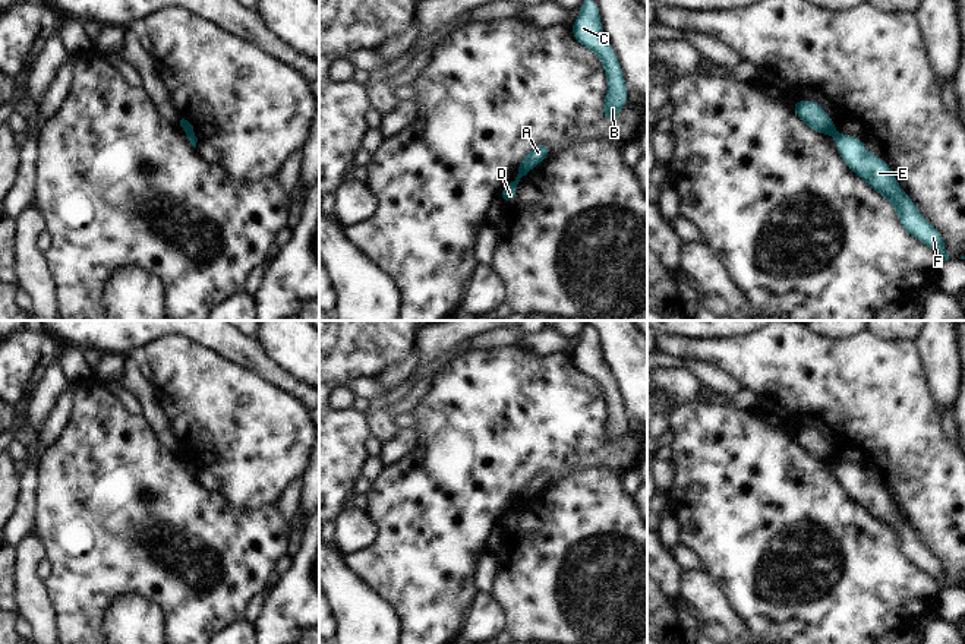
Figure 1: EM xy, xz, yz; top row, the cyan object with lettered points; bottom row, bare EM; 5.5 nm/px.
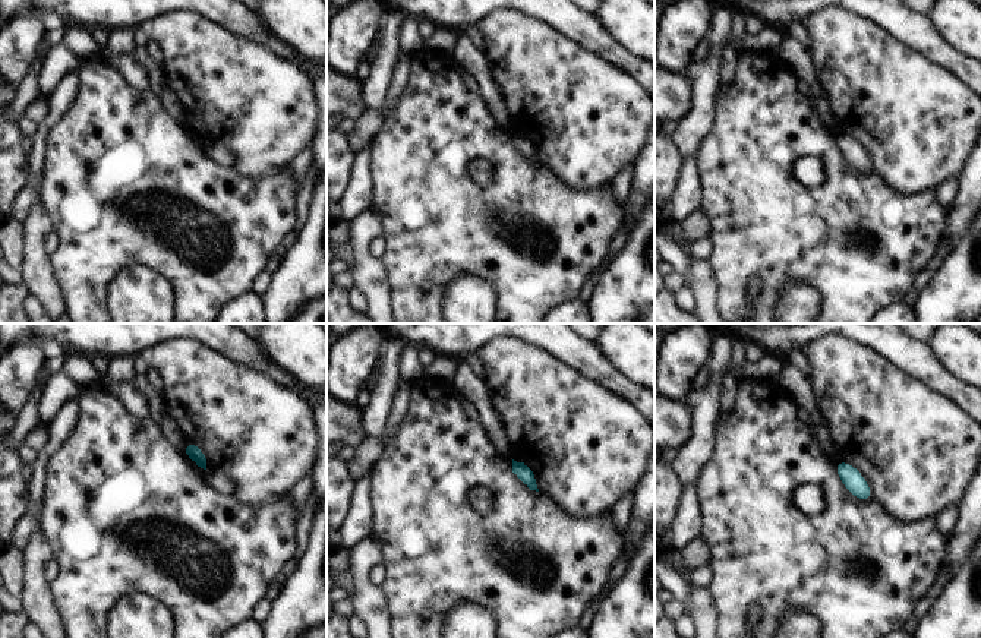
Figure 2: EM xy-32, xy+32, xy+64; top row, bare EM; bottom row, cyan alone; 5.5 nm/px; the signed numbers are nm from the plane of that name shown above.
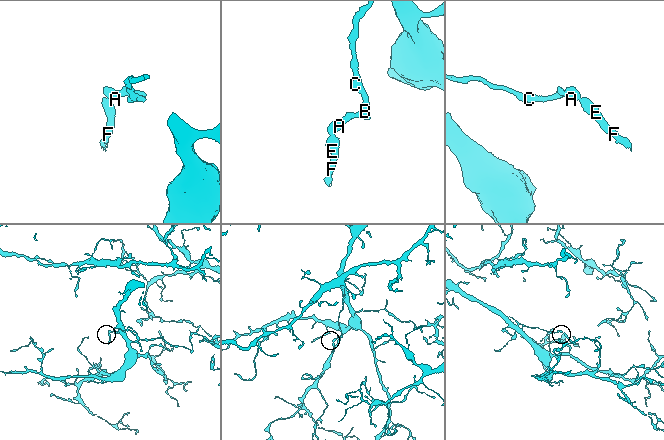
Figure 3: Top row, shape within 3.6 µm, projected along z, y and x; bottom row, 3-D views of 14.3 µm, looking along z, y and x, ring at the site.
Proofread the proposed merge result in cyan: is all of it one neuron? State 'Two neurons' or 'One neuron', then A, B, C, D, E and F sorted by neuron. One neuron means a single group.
Two neurons. Groups: A B C / D E F

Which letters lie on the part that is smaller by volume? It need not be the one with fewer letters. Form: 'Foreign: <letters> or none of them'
Foreign: D, E, F

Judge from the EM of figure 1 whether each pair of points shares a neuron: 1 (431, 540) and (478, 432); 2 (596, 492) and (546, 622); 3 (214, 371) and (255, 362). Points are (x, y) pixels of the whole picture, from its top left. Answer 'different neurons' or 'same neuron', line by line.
1: same neuron
2: same neuron
3: different neurons

